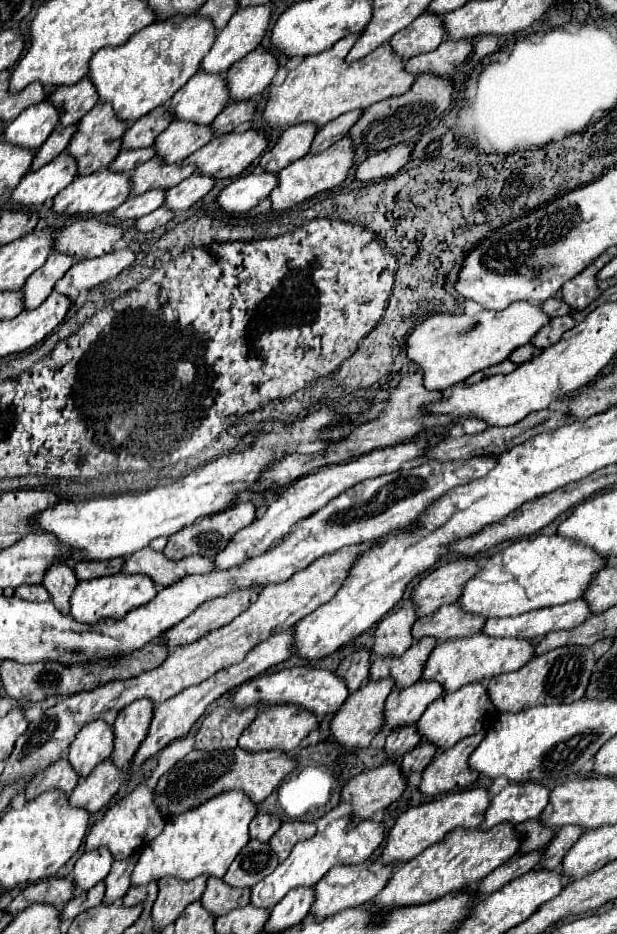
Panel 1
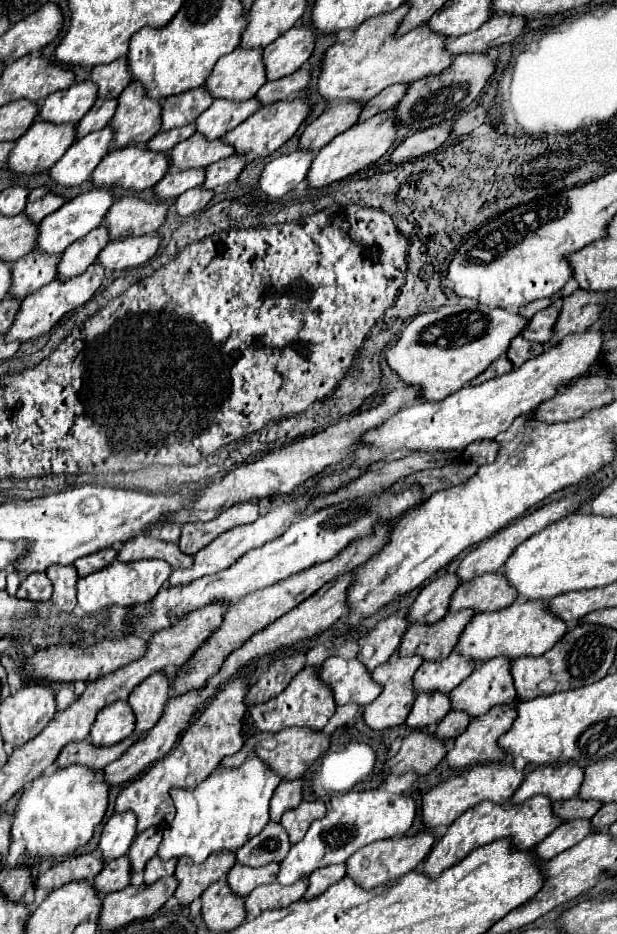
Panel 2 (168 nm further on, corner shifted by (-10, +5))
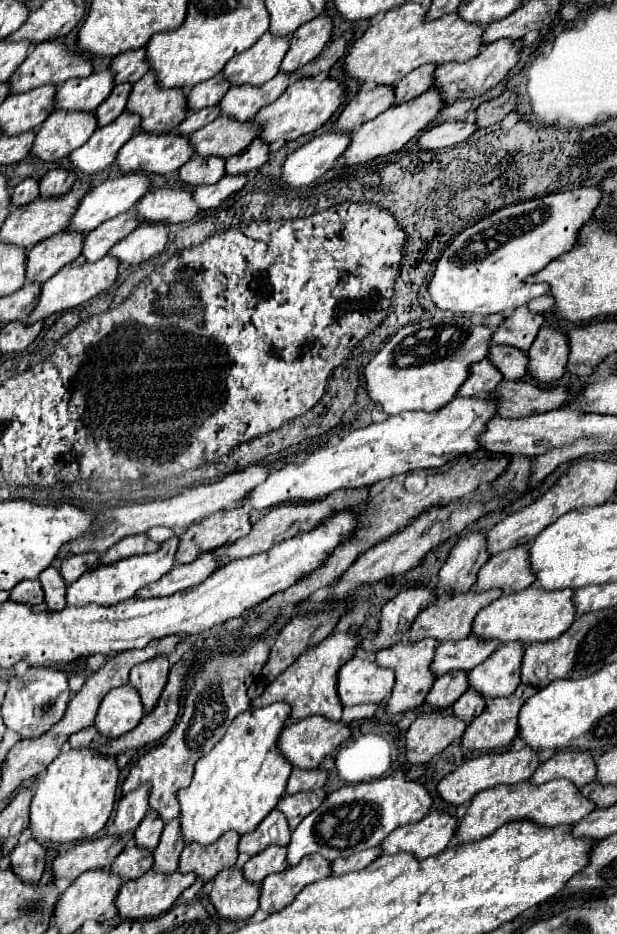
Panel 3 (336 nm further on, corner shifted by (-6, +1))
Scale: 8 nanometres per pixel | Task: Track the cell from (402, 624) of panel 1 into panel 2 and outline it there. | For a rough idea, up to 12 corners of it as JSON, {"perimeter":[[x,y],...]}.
{"perimeter":[[457,576],[427,584],[407,612],[409,624],[431,626],[447,614]]}

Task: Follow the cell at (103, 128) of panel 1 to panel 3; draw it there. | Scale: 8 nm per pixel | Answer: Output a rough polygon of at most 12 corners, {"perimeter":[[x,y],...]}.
{"perimeter":[[153,70],[135,82],[127,110],[143,132],[173,132],[189,112],[183,88]]}

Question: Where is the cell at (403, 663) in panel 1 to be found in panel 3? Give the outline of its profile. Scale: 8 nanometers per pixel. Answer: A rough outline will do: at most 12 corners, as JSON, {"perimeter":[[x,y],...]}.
{"perimeter":[[497,588],[445,592],[415,618],[409,640],[469,636]]}

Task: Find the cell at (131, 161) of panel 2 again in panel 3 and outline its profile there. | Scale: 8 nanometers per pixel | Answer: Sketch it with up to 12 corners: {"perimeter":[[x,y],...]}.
{"perimeter":[[139,132],[121,172],[175,172],[195,154],[187,136]]}

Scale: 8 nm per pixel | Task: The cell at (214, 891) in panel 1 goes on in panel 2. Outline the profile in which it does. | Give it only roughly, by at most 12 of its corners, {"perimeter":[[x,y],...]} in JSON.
{"perimeter":[[235,864],[227,884],[245,898],[257,886],[271,884],[279,864],[243,868]]}

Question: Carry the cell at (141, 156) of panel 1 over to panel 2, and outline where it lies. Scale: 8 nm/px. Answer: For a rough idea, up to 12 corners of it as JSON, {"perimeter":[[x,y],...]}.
{"perimeter":[[195,124],[161,132],[145,144],[151,152],[169,152],[195,134]]}

